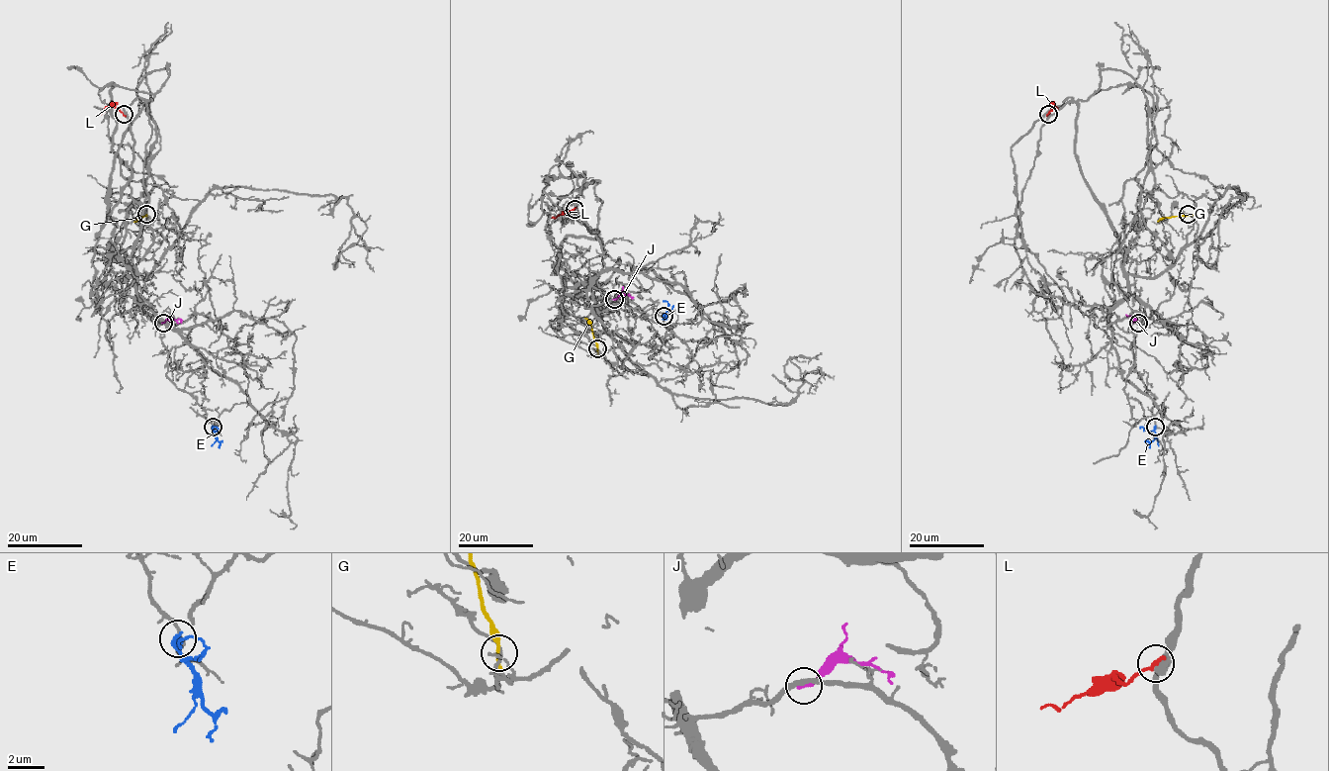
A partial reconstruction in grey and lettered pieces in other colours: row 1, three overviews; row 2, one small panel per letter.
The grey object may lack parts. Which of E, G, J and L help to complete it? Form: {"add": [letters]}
{"add": ["E"]}

